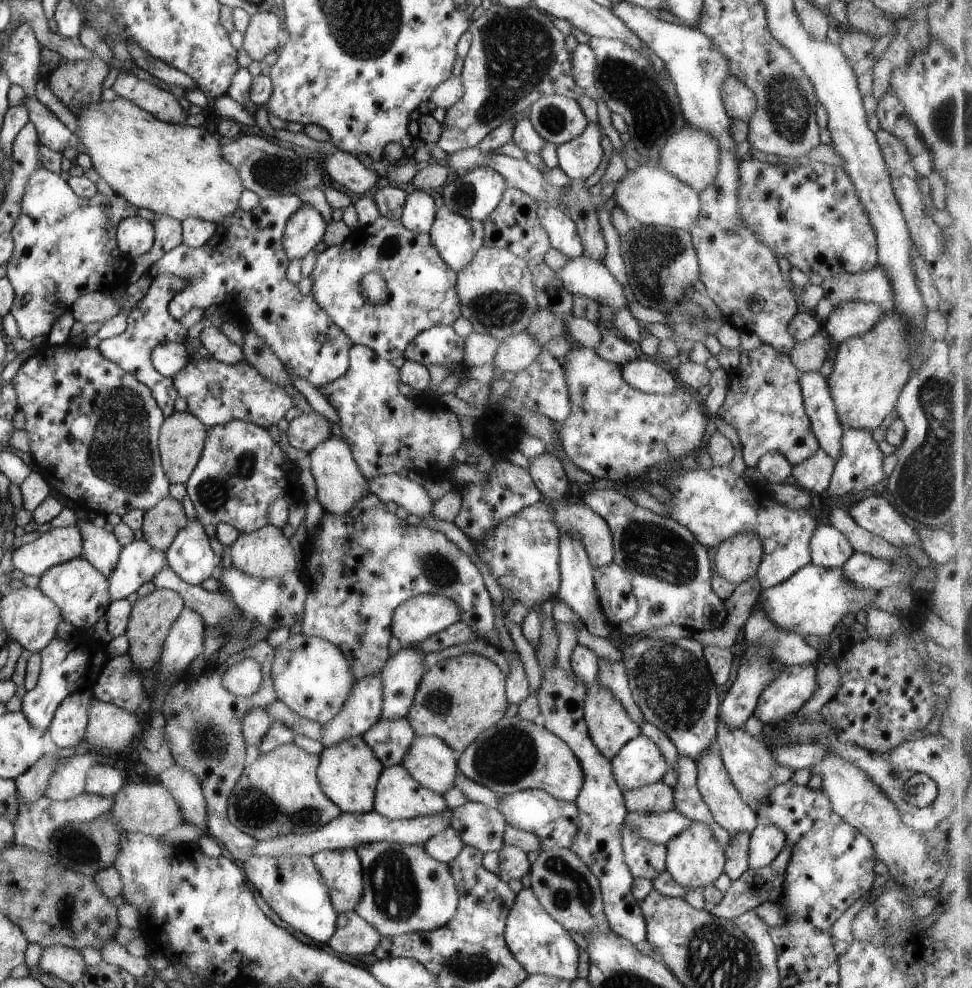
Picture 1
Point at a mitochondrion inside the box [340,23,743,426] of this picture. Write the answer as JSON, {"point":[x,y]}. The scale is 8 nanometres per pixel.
{"point":[647,101]}

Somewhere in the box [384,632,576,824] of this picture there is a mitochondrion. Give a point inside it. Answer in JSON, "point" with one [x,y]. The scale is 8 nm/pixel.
{"point":[509,756]}

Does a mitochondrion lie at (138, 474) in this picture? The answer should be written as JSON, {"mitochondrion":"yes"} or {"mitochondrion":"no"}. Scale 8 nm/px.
{"mitochondrion":"yes"}

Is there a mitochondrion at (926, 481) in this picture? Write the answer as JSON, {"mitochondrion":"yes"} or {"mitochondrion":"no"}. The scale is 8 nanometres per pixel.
{"mitochondrion":"yes"}

